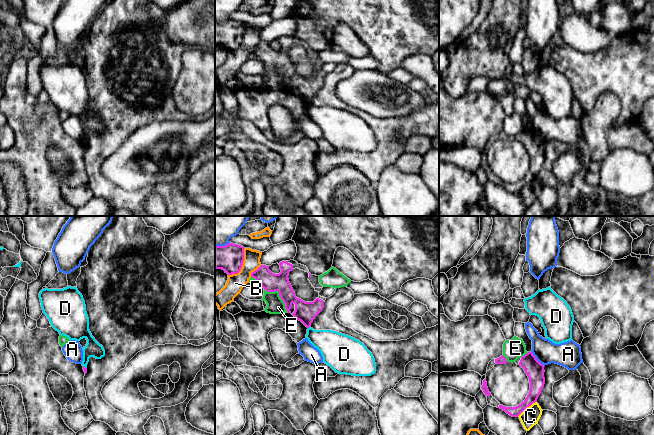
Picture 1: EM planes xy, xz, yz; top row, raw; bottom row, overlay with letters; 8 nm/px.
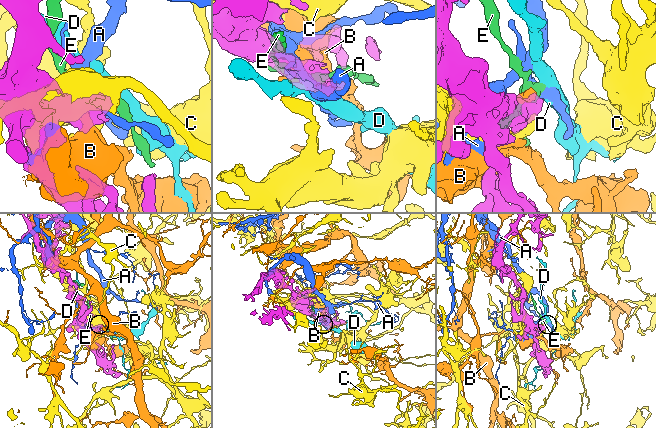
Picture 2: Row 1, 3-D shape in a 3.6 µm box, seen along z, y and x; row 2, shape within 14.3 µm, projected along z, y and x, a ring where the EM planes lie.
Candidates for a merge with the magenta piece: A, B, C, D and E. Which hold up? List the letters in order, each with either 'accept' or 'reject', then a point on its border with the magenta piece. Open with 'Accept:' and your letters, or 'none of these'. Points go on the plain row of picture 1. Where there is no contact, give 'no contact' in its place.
Accept: none of these
A: reject; contact yz (536, 135)
B: reject; contact xz (242, 40)
C: reject; contact yz (526, 183)
D: reject; contact xy (84, 143)
E: reject; contact xz (279, 71)

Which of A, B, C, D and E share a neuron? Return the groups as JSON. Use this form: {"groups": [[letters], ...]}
{"groups": [["A"], ["B"], ["C"], ["D"], ["E"]]}

